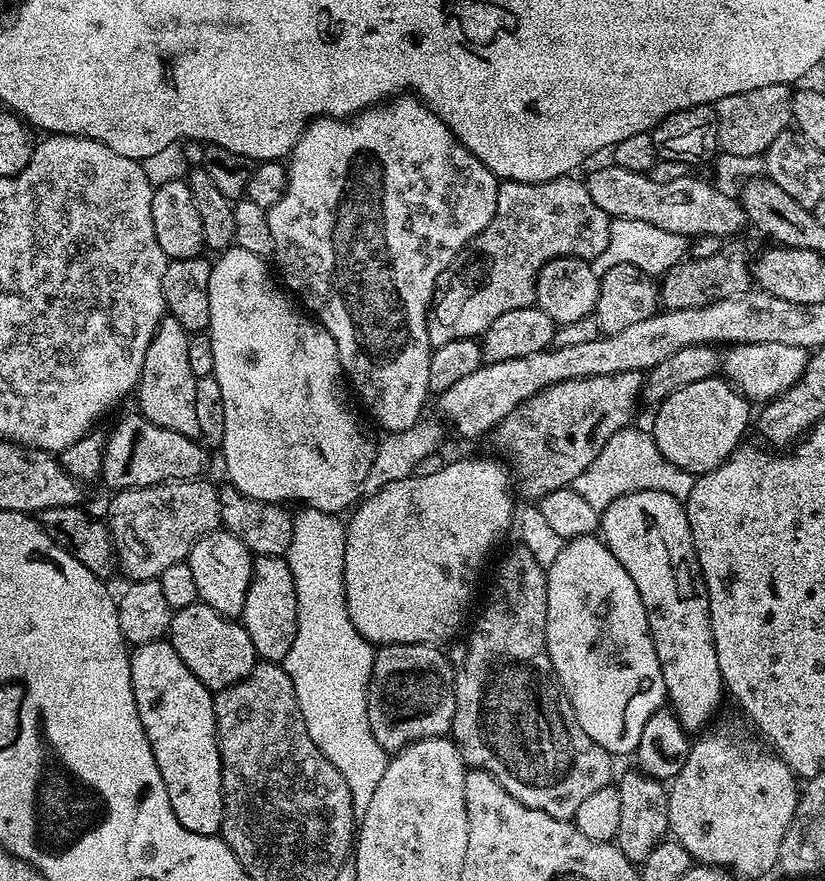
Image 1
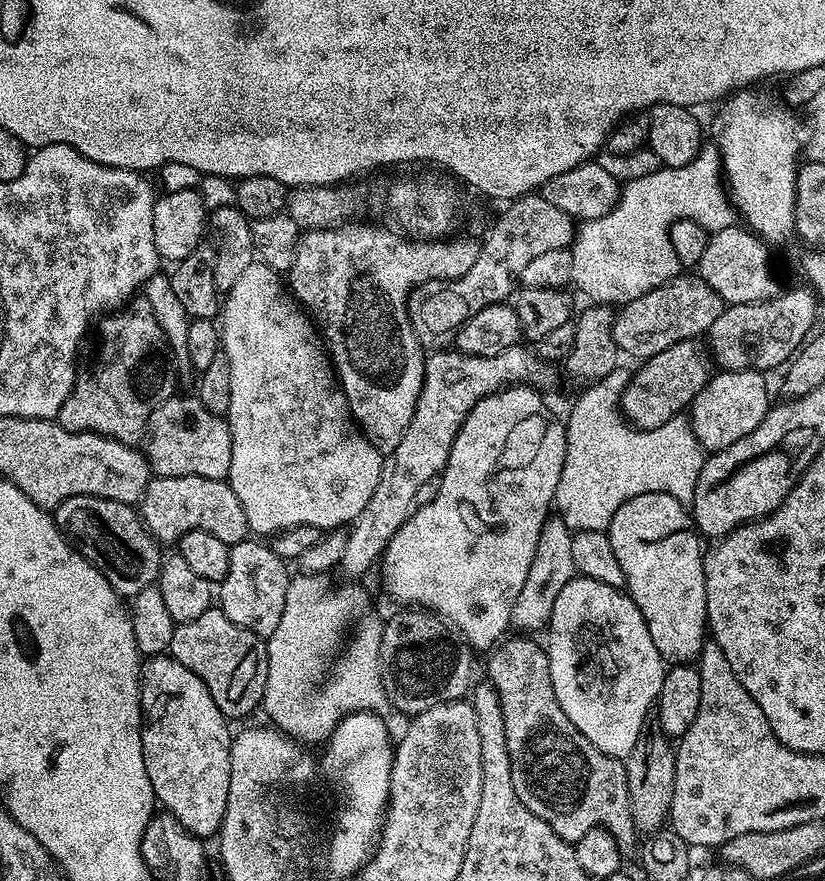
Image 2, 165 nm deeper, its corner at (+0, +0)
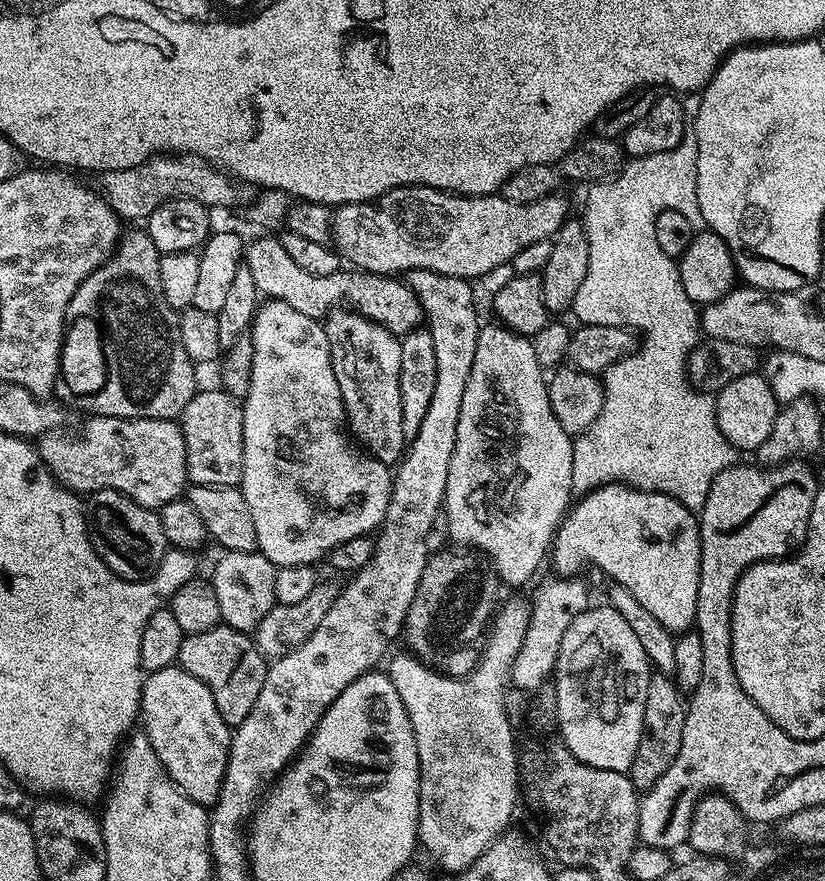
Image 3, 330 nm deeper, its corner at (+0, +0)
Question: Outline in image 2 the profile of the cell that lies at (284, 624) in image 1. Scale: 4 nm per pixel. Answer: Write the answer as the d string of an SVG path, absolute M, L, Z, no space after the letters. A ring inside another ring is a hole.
M249 538L231 545L230 566L218 584L218 607L238 626L256 636L267 638L282 622L282 606L286 606L286 590L290 583L289 565L267 543Z

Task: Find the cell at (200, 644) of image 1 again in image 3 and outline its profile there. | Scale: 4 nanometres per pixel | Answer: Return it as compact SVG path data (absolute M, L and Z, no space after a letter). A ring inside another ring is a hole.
M222 622L210 630L202 630L202 634L185 635L178 664L194 674L194 678L198 678L198 682L202 682L210 694L214 694L214 706L218 706L222 722L235 726L254 707L254 701L262 691L262 682L266 682L269 661L258 650L255 639L249 633L234 630Z

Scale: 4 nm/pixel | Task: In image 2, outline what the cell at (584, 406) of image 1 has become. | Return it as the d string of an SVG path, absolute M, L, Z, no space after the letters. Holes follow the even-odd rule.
M696 340L678 342L643 361L637 372L631 373L626 390L620 399L620 411L633 428L657 428L677 419L689 407L710 379L710 356Z

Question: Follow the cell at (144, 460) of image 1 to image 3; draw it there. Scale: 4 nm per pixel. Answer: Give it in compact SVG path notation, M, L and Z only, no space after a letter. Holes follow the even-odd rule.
M197 391L196 396L190 398L184 413L178 417L182 438L186 438L186 470L188 471L188 479L192 484L234 488L239 485L242 478L242 466L244 465L244 435L242 434L244 409L241 401L235 400L229 392L215 391Z

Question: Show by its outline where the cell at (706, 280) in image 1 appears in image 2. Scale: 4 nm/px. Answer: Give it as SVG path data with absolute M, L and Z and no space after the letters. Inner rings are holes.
M681 274L650 290L650 294L634 298L634 302L623 305L613 315L614 342L625 357L633 356L636 362L643 362L678 342L703 337L725 307L724 299L699 275Z

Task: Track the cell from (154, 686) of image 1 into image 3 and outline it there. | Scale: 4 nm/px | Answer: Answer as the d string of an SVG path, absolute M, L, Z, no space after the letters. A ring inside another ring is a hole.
M179 666L149 672L144 677L144 689L140 692L139 719L142 721L142 731L150 738L150 746L154 746L154 754L158 754L158 762L162 762L166 774L170 774L178 790L199 804L215 804L224 781L233 729L222 722L222 714L218 714L218 706L214 706L214 694L210 694L208 687Z

